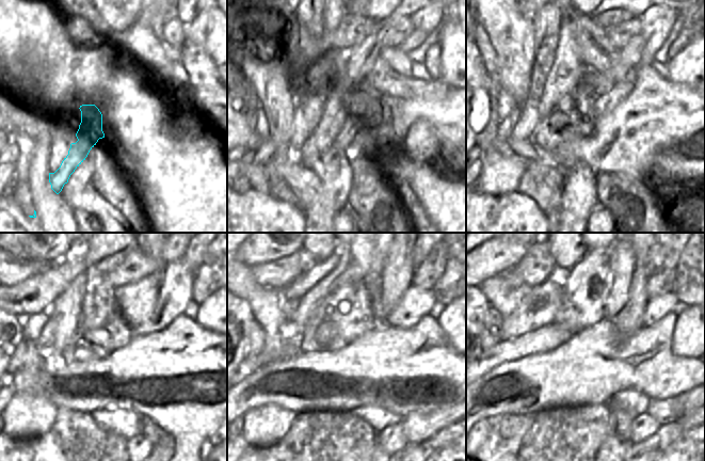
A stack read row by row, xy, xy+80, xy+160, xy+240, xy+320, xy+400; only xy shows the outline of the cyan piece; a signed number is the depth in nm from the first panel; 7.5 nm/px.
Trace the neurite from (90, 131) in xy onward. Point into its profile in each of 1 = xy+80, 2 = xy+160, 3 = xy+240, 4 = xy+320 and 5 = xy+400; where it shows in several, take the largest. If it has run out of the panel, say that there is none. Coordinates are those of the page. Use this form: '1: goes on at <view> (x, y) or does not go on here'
1: goes on at xy+80 (337, 106)
2: goes on at xy+160 (569, 121)
3: goes on at xy+240 (111, 332)
4: goes on at xy+320 (343, 315)
5: goes on at xy+400 (586, 287)

